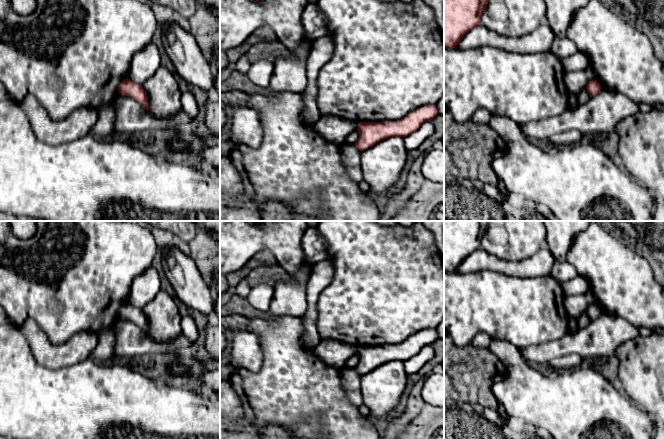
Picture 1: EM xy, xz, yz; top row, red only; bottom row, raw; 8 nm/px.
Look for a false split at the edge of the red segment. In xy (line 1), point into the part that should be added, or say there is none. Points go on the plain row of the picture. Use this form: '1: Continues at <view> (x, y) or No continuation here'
1: No continuation here

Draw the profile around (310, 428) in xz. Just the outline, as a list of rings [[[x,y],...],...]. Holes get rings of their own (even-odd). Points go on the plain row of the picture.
[[[317,417],[299,422],[293,429],[294,435],[302,439],[314,439],[321,434],[322,425]]]

